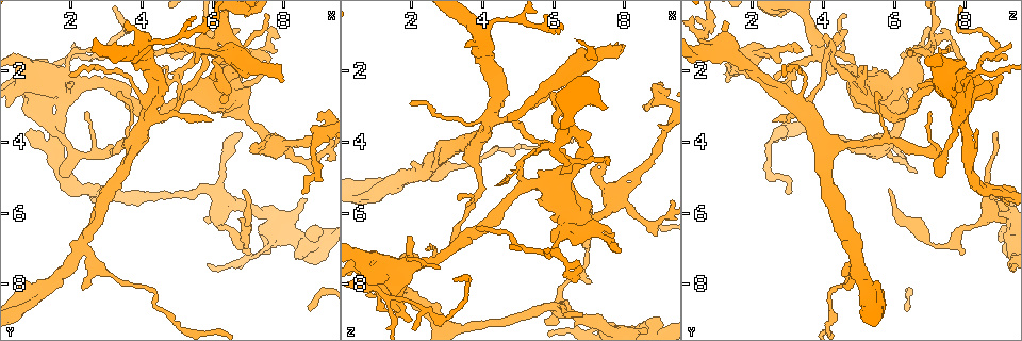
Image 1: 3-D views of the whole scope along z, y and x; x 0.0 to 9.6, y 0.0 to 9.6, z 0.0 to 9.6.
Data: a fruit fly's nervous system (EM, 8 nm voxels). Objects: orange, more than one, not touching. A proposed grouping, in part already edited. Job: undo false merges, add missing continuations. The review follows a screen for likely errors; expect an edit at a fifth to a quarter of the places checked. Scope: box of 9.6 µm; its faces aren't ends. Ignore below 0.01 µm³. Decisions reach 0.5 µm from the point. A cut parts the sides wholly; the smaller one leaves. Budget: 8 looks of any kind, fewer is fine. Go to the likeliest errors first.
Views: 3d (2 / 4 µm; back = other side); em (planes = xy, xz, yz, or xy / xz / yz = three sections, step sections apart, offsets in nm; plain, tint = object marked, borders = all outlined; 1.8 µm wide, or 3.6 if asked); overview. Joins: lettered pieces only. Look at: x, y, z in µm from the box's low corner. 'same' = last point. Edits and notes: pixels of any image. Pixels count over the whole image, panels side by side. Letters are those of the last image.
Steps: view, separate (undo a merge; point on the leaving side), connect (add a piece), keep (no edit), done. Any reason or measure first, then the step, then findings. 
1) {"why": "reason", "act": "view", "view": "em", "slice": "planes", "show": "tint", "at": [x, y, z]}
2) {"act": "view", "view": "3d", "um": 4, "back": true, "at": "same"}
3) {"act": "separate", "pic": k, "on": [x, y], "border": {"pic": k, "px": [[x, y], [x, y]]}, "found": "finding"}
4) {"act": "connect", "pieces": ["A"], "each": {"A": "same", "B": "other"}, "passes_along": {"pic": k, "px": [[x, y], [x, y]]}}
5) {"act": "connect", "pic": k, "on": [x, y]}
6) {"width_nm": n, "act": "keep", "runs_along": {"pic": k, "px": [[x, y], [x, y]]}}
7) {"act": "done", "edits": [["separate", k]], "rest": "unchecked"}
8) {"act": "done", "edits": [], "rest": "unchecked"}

{"why": "abrupt turn", "act": "view", "view": "em", "um": 3.6, "slice": "planes", "show": "plain", "at": [6.00, 1.15, 4.15]}

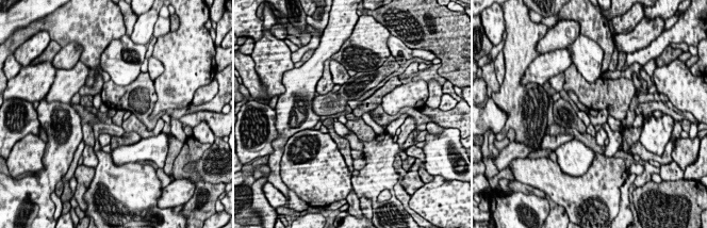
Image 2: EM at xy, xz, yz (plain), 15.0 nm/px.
{"why": "see the neighbours", "act": "view", "view": "em", "um": 3.6, "slice": "planes", "show": "borders", "at": "same"}

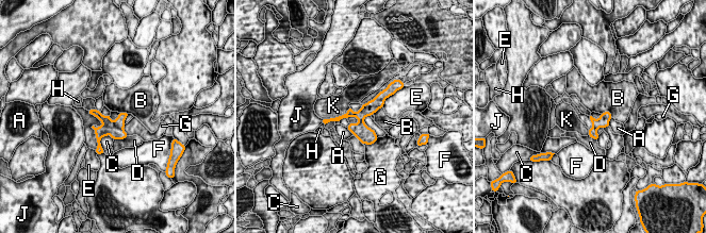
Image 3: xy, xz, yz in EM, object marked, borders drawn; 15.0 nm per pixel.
{"longest_contact_nm": ["K", 460], "act": "separate", "pic": 3, "on": [109, 128], "each": {"A": "other", "B": "other", "C": "other", "D": "other", "E": "other", "F": "other", "G": "other", "H": "other", "J": "other", "K": "other"}, "part_leaving": {"pic": 3, "px": [[351, 112], [345, 116], [325, 121]]}, "found": "two cells meet here"}

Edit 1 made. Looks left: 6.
{"why": "an open end", "act": "view", "view": "3d", "um": 4, "at": [5.75, 6.15, 9.15]}

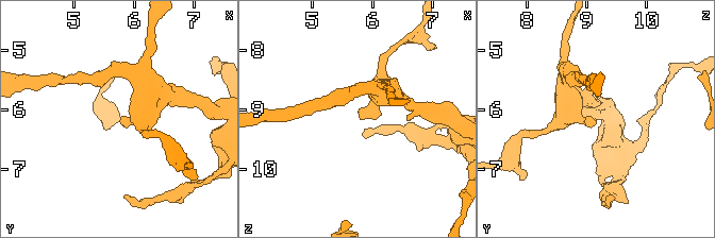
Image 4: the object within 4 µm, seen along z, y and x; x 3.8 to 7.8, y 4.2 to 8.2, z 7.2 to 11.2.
{"why": "need the tissue", "act": "view", "view": "em", "slice": "xz", "step": 4, "show": "borders", "at": [5.80, 6.20, 9.15]}

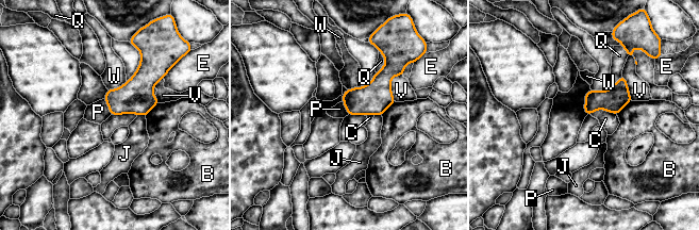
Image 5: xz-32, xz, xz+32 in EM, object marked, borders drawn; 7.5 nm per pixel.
{"why": "another direction", "act": "view", "view": "em", "slice": "planes", "show": "borders", "at": "same"}

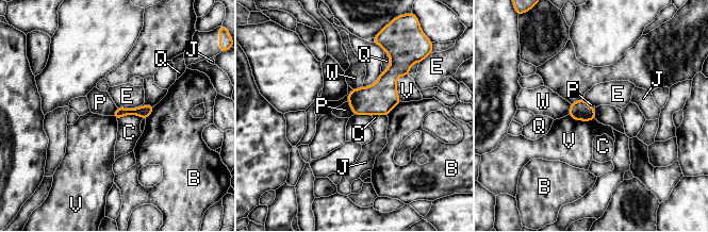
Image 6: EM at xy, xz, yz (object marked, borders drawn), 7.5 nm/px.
{"longest_contact_nm": ["V", 220], "act": "keep", "each": {"B": "other", "C": "other", "E": "other", "J": "other", "P": "other", "Q": "other", "V": "other", "W": "other"}, "border": {"pic": 6, "px": [[348, 101], [354, 114]]}, "found": "none of them fits"}

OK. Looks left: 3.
{"act": "done", "edits": [["separate", 3]], "rest": "unchecked"}

